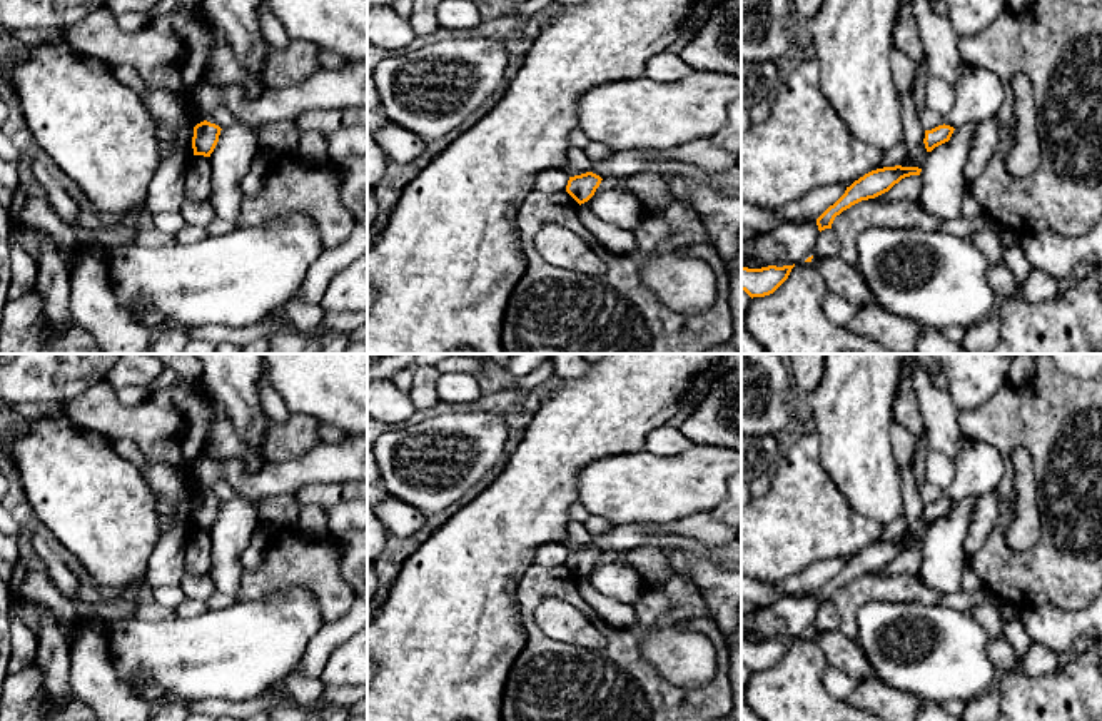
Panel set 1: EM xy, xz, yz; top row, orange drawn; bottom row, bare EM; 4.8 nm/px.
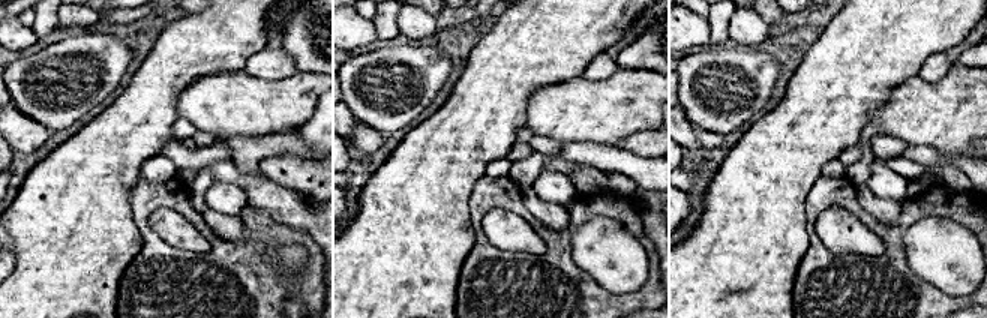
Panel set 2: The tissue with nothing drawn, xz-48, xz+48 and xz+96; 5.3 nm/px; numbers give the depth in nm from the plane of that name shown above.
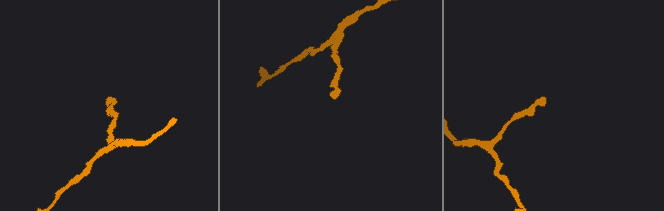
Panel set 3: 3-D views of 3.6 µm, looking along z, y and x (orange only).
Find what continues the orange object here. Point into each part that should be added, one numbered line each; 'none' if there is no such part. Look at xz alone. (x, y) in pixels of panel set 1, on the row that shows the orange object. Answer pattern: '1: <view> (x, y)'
none

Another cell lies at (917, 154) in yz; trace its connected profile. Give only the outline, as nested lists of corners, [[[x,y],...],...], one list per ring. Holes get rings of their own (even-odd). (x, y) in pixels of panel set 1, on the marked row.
[[[912,90],[900,95],[902,103],[902,124],[903,124],[903,145],[907,149],[905,160],[902,167],[918,167],[922,169],[928,152],[925,149],[925,129],[920,124],[920,112],[915,108],[915,100]]]

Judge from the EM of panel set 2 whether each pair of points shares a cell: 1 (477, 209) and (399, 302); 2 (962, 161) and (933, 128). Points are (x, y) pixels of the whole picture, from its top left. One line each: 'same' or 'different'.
1: different
2: different

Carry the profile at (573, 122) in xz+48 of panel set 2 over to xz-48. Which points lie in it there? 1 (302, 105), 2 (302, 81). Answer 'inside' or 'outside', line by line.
1: inside
2: inside

